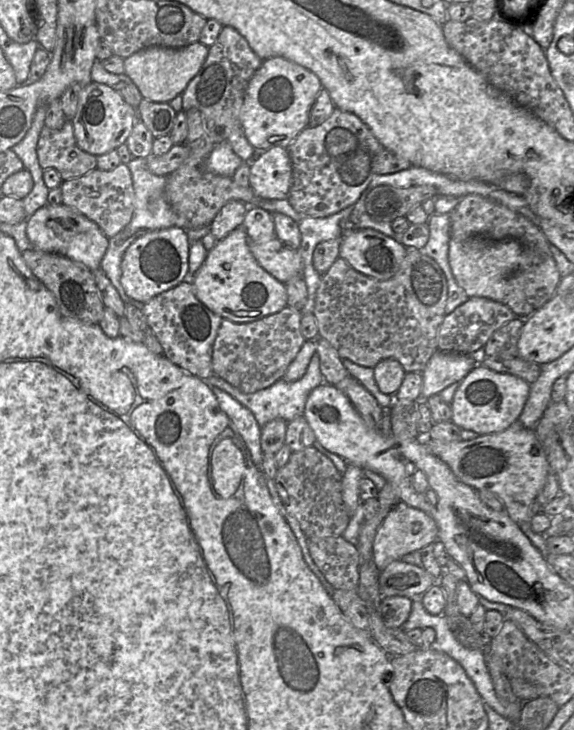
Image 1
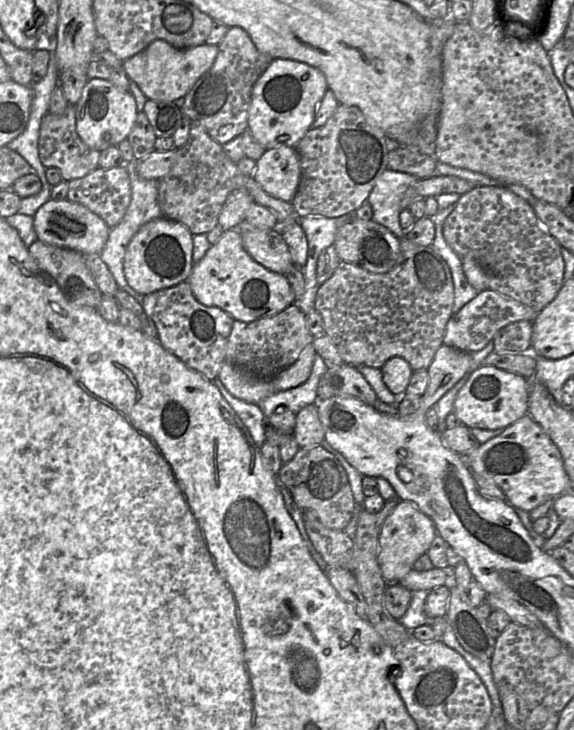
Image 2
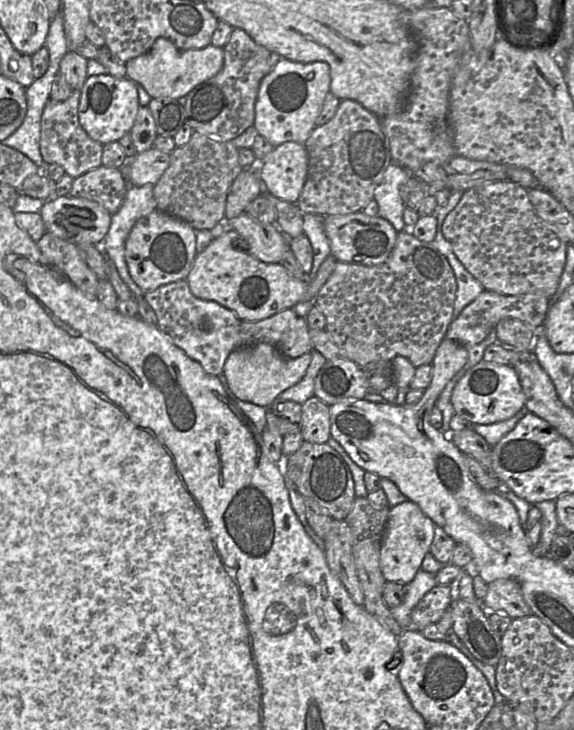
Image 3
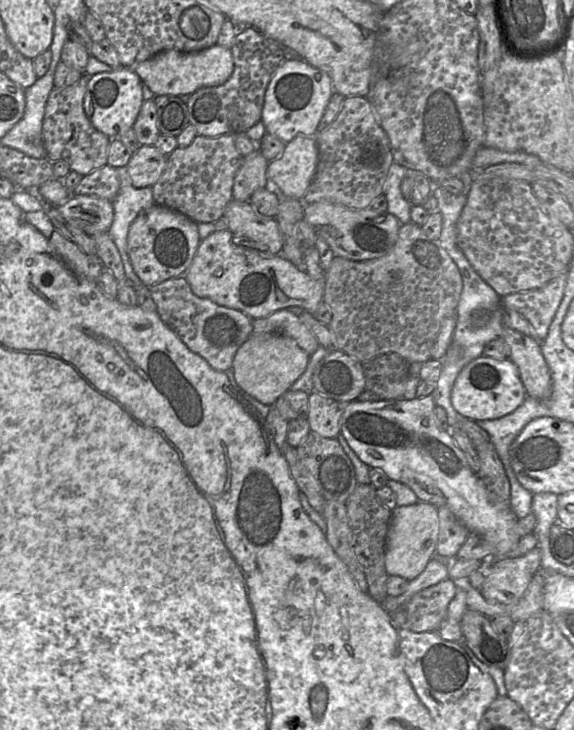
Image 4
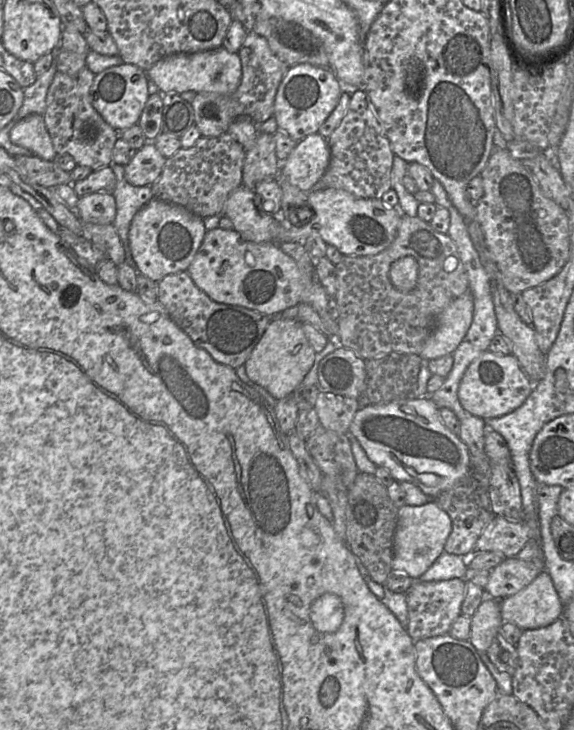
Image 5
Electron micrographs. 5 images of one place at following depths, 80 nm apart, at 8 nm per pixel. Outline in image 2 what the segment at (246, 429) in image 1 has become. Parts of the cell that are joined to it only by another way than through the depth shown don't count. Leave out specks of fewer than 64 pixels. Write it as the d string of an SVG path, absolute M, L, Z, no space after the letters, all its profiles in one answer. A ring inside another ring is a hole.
M216 377L213 381L223 398L230 405L239 419L248 429L255 444L261 448L265 442L265 419L262 410L257 404L245 402L233 396Z

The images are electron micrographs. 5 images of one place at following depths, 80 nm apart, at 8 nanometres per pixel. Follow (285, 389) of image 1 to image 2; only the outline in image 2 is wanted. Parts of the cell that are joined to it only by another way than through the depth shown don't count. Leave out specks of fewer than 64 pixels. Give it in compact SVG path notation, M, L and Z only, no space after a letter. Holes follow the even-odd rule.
M316 353L311 373L304 383L288 390L279 391L257 405L266 418L277 409L289 409L297 414L305 406L316 404L318 384L327 369L322 357Z

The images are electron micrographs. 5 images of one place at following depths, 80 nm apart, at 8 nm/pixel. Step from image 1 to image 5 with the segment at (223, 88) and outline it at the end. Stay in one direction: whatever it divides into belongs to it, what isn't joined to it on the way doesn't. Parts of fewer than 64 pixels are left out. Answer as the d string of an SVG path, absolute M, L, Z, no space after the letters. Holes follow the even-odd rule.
M248 32L238 55L242 76L236 91L226 95L197 92L191 102L194 109L194 124L203 137L218 137L226 133L230 124L239 116L248 116L255 124L261 124L273 116L275 95L289 66L271 51L264 37L251 32Z

